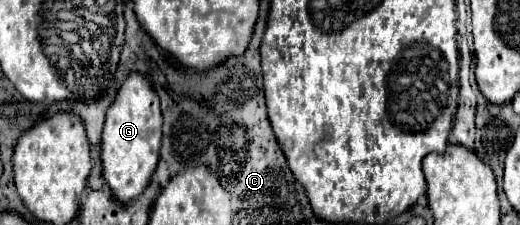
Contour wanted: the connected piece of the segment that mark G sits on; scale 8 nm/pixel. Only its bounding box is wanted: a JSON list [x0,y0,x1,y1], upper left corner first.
[101,71,161,201]

